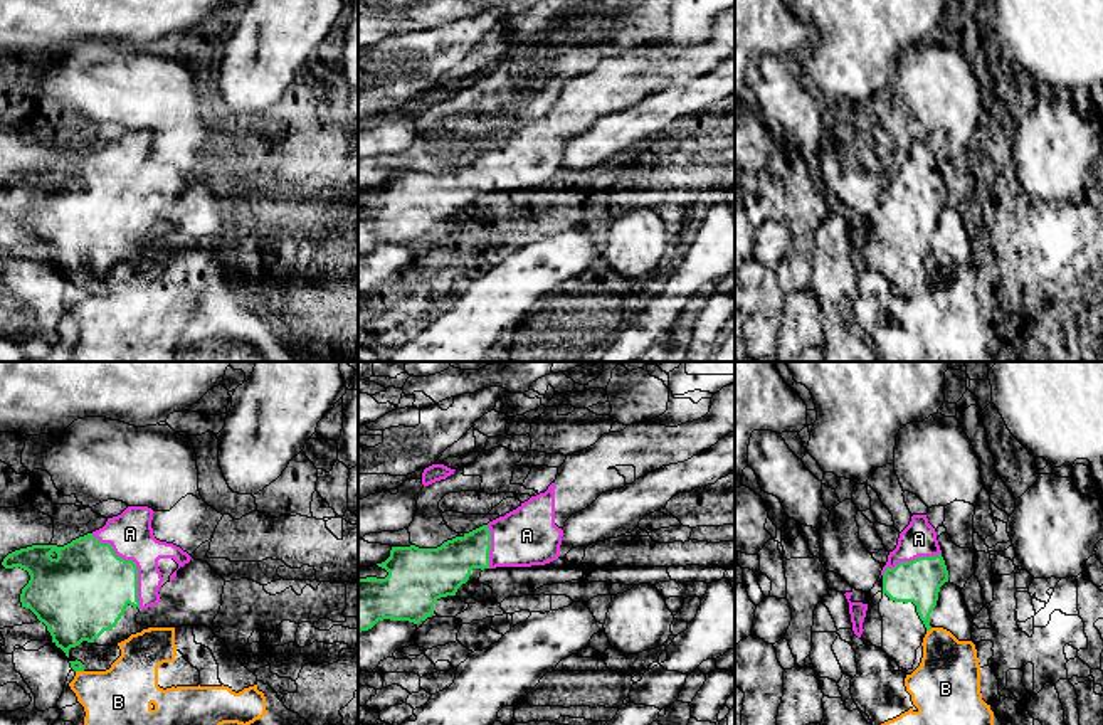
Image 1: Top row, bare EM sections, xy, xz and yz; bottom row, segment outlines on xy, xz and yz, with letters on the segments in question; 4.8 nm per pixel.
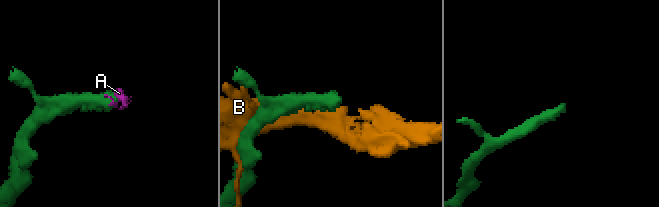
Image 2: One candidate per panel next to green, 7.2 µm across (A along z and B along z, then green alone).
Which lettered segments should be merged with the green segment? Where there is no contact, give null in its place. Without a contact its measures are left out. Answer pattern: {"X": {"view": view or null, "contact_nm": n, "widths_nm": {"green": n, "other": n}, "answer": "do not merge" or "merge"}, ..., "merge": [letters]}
{"A": {"view": "xy", "contact_nm": 420, "widths_nm": {"green": 400, "other": 220}, "answer": "merge"}, "B": {"view": "yz", "contact_nm": 40, "widths_nm": {"green": 200, "other": 300}, "answer": "do not merge"}, "merge": ["A"]}

